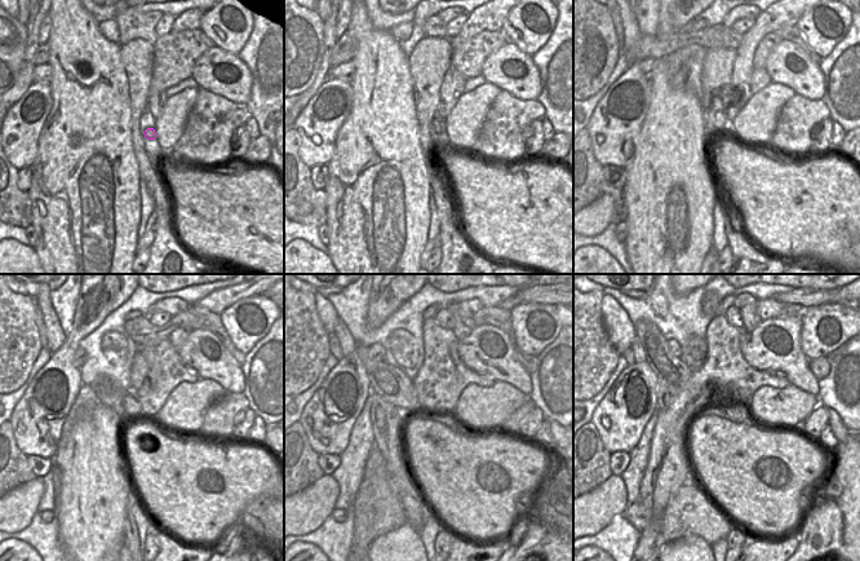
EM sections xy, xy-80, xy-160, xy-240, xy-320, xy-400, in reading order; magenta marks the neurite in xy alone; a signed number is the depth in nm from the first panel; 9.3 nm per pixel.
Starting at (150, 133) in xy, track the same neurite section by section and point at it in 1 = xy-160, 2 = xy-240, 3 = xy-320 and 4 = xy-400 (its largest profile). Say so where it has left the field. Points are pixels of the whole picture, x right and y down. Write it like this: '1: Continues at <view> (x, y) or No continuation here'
1: Continues at xy-160 (719, 118)
2: Continues at xy-240 (123, 403)
3: Continues at xy-320 (388, 381)
4: Continues at xy-400 (672, 371)

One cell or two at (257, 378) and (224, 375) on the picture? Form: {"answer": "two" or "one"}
{"answer": "two"}

